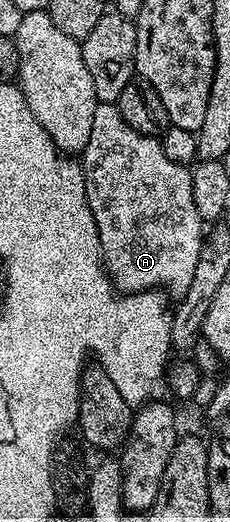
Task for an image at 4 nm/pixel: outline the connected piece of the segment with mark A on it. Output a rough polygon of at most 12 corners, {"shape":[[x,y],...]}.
{"shape":[[97,102],[82,152],[120,293],[194,281],[192,172]]}

